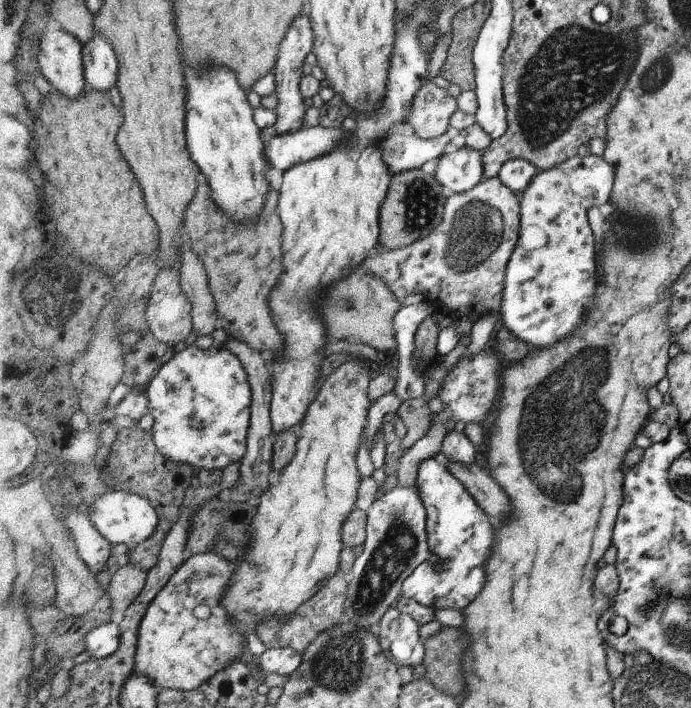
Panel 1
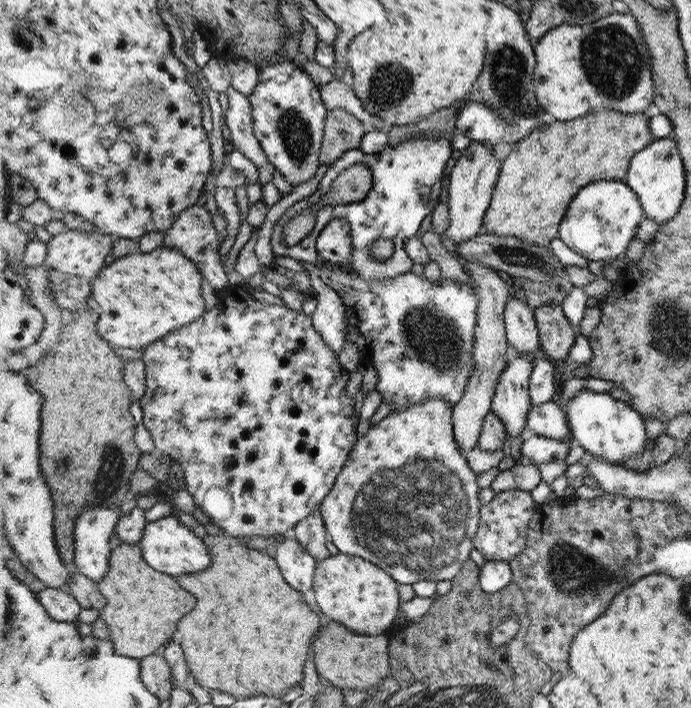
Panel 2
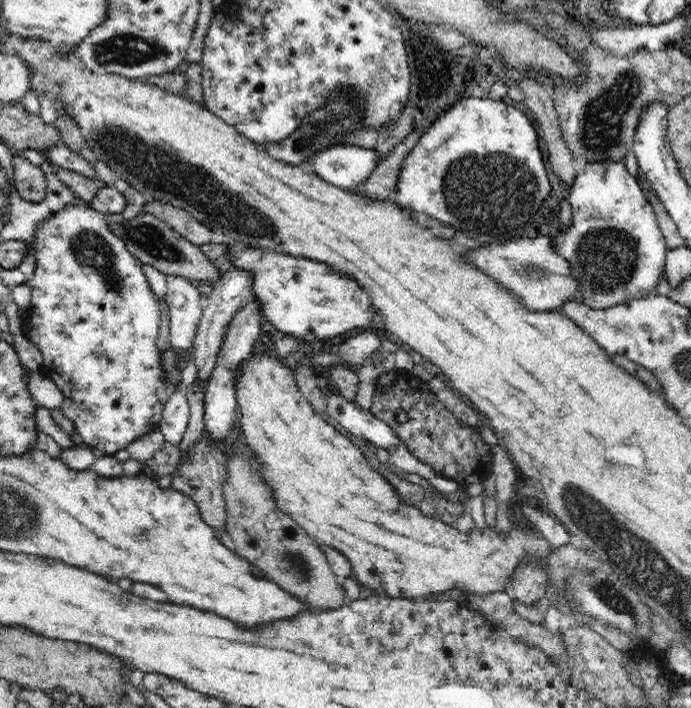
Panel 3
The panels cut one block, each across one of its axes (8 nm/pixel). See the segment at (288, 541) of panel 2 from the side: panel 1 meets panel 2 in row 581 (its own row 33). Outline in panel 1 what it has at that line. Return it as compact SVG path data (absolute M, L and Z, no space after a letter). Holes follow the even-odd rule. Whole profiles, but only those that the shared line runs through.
M303 11L296 22L294 28L290 28L290 34L286 34L278 52L278 58L272 74L275 76L275 93L278 99L276 106L277 122L276 130L278 134L288 133L289 131L298 131L302 126L302 119L305 114L304 98L299 92L299 83L304 76L303 66L305 58L310 55L314 49L314 34L312 34L311 23L307 11Z

